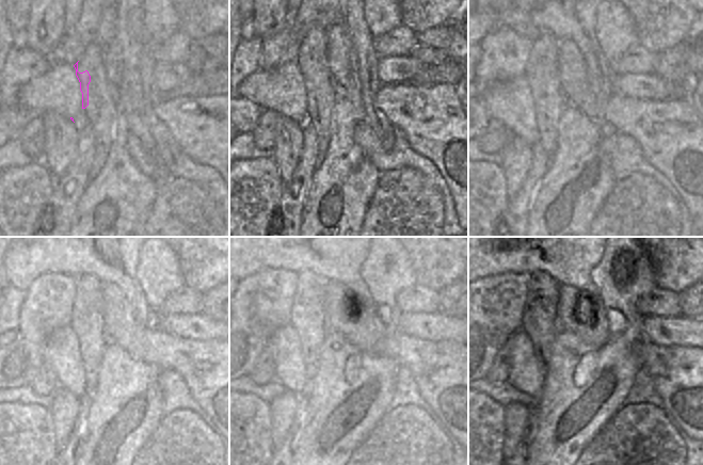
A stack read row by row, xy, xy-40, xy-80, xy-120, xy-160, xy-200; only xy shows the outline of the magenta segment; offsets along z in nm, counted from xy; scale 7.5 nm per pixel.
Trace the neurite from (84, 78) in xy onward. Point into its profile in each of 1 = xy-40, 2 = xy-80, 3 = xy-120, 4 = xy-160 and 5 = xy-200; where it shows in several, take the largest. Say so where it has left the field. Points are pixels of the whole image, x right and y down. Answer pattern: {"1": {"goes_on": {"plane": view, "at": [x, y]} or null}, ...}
{"1": {"goes_on": {"plane": "xy-40", "at": [310, 49]}}, "2": {"goes_on": {"plane": "xy-80", "at": [549, 98]}}, "3": {"goes_on": {"plane": "xy-120", "at": [61, 348]}}, "4": {"goes_on": {"plane": "xy-160", "at": [291, 370]}}, "5": {"goes_on": {"plane": "xy-200", "at": [528, 372]}}}

